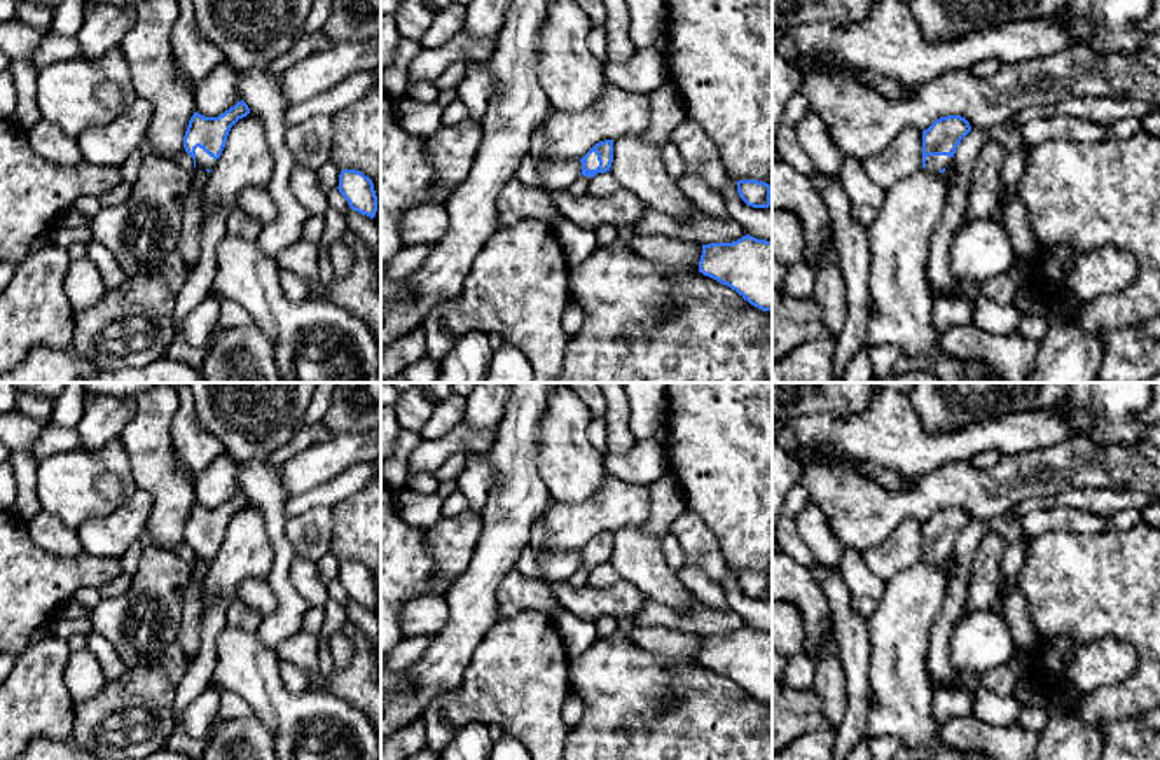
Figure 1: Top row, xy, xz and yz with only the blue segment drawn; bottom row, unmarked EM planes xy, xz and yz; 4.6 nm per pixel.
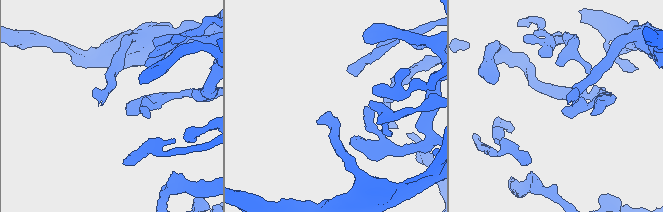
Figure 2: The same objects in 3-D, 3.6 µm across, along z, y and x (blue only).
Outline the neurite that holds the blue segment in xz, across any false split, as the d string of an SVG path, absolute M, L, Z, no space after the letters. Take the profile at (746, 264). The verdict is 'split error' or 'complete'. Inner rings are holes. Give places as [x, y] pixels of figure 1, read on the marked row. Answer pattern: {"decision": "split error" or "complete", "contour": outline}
{"decision": "complete", "contour": "M749 234L732 243L702 245L699 273L735 290L762 311L772 311L772 241Z"}

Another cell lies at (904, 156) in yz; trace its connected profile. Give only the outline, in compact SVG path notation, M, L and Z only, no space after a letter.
M914 126L903 128L884 152L863 166L882 189L891 189L922 168L922 131Z

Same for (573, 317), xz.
M570 301L570 304L563 314L564 330L570 335L577 334L583 325L583 318L585 318L585 314L583 314L582 306L578 302Z

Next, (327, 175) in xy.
M330 161L316 169L318 183L327 196L339 187L339 175L341 169Z

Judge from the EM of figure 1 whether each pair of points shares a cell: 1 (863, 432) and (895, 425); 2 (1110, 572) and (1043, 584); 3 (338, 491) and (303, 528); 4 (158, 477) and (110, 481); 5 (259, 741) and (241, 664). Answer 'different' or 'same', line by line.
1: same
2: same
3: different
4: different
5: different

